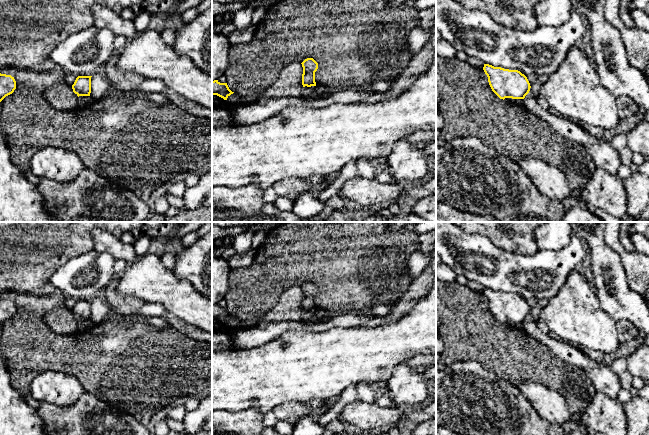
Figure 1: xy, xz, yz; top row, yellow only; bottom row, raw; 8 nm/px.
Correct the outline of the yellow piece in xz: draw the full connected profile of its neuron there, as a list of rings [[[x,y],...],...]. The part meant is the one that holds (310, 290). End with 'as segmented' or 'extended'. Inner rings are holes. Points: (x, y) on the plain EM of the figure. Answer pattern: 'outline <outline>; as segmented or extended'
outline [[[307,282],[302,287],[302,309],[303,311],[316,310],[315,296],[318,293],[318,287],[313,282]]]; as segmented

